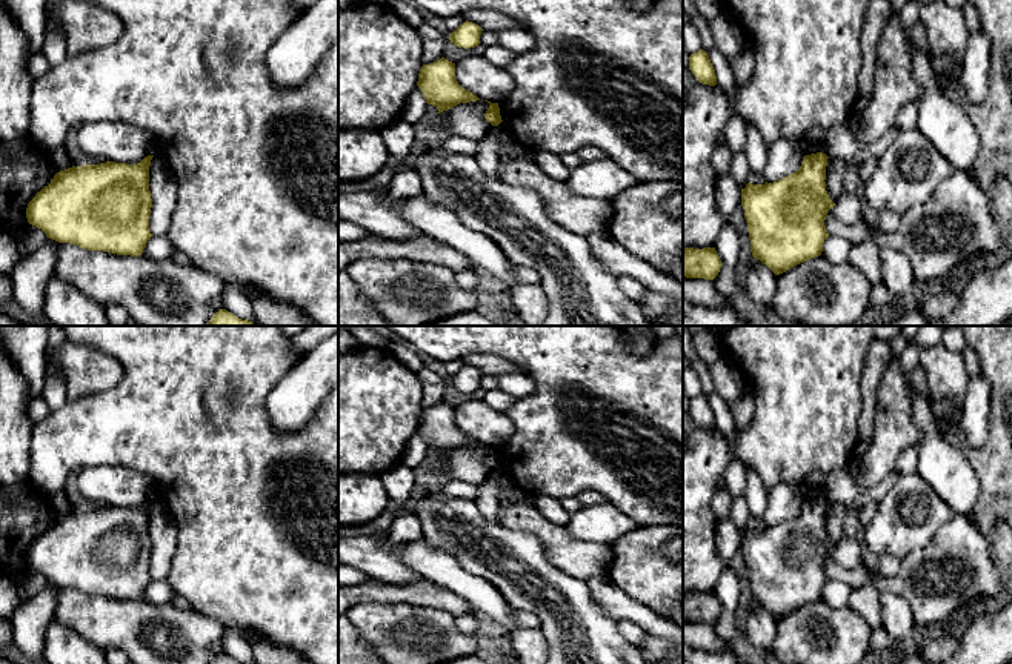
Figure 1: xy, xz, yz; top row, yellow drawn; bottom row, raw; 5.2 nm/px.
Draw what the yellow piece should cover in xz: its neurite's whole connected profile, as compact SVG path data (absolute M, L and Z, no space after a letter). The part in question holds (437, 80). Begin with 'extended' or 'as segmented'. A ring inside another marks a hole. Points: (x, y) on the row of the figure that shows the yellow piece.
as segmented; M444 57L421 66L417 86L421 89L426 103L438 109L437 114L460 103L480 100L477 95L458 85L455 78L455 63Z

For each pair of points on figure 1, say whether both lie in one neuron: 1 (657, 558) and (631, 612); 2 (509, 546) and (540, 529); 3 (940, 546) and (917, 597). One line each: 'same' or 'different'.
1: same
2: different
3: same

